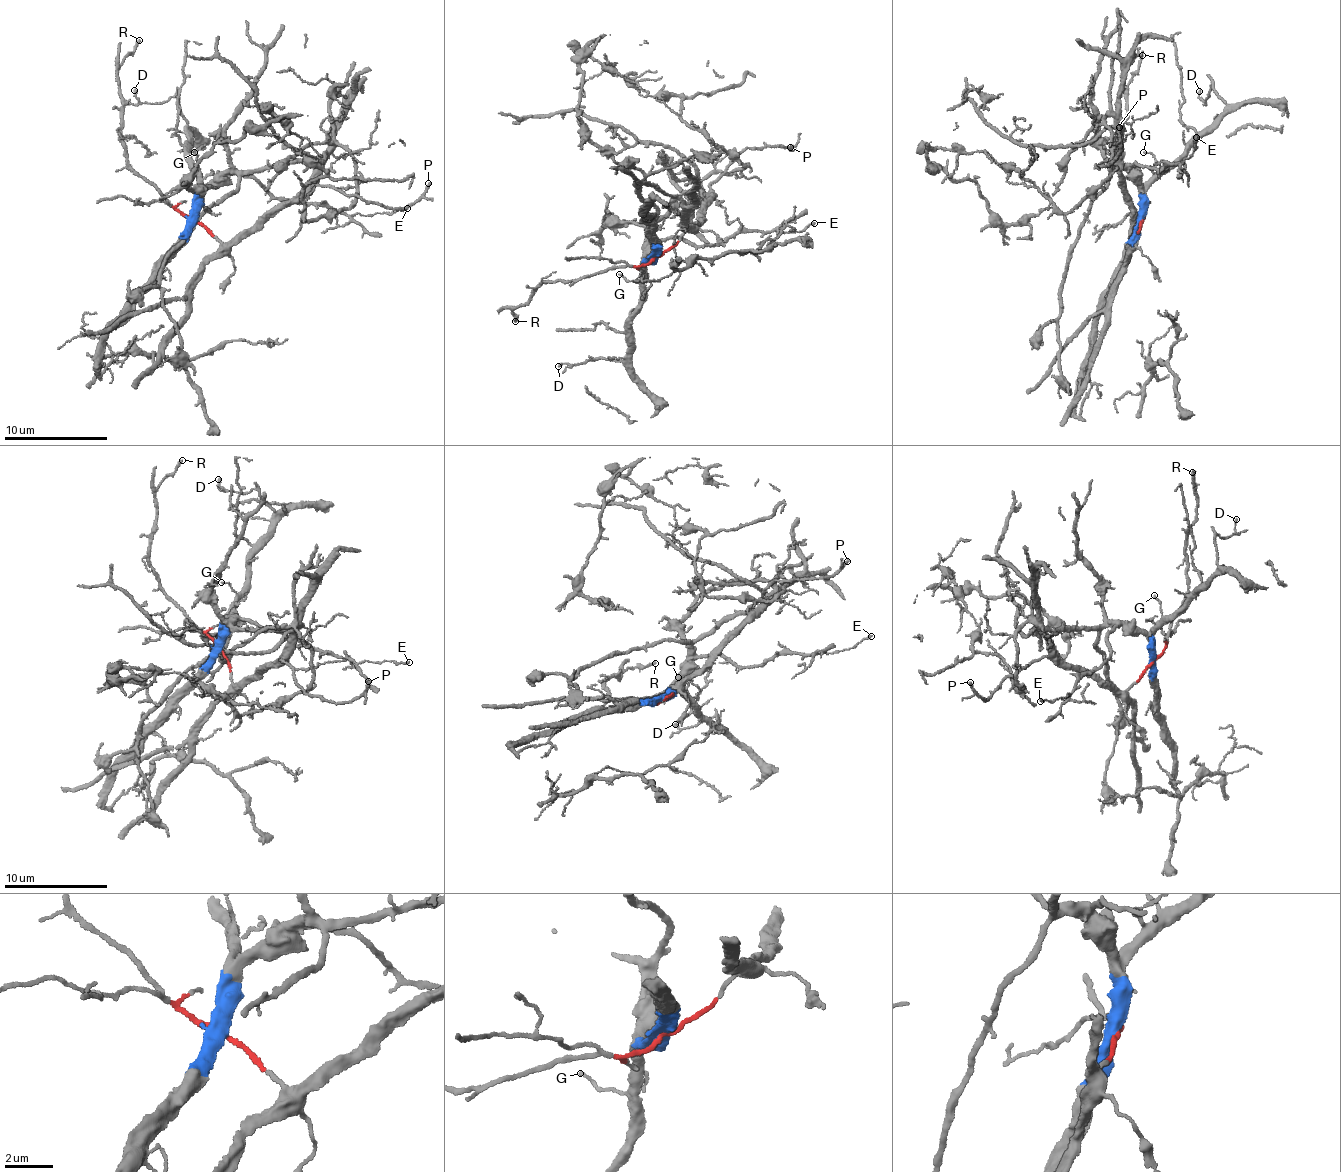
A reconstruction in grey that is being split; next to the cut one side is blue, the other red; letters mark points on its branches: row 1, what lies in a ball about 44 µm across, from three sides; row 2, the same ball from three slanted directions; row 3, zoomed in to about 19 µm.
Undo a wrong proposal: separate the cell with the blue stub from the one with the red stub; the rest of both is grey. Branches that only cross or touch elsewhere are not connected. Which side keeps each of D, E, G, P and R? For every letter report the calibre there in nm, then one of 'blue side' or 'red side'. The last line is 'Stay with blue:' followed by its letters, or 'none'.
D: calibre 130 nm; blue side
E: calibre 130 nm; blue side
G: calibre 110 nm; blue side
P: calibre 180 nm; red side
R: calibre 160 nm; red side
Stay with blue: D, E, G

